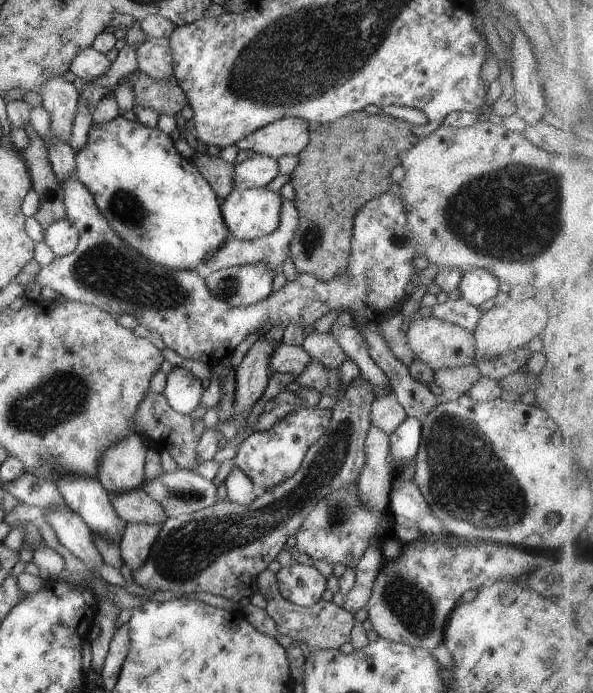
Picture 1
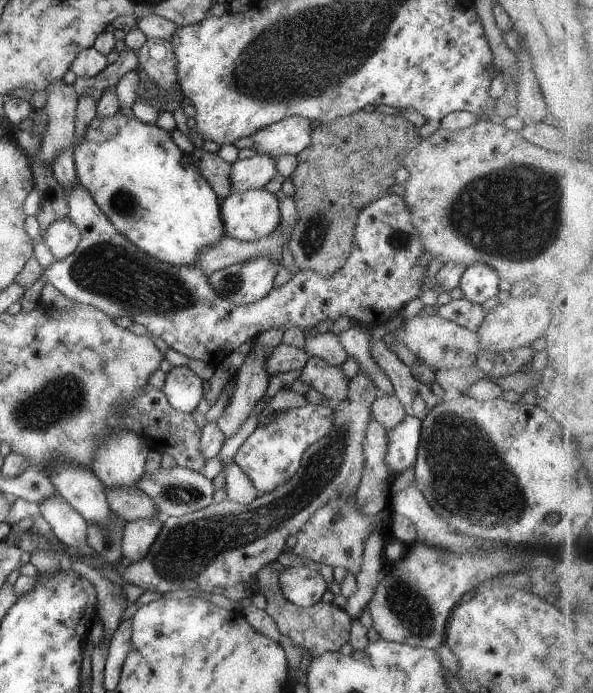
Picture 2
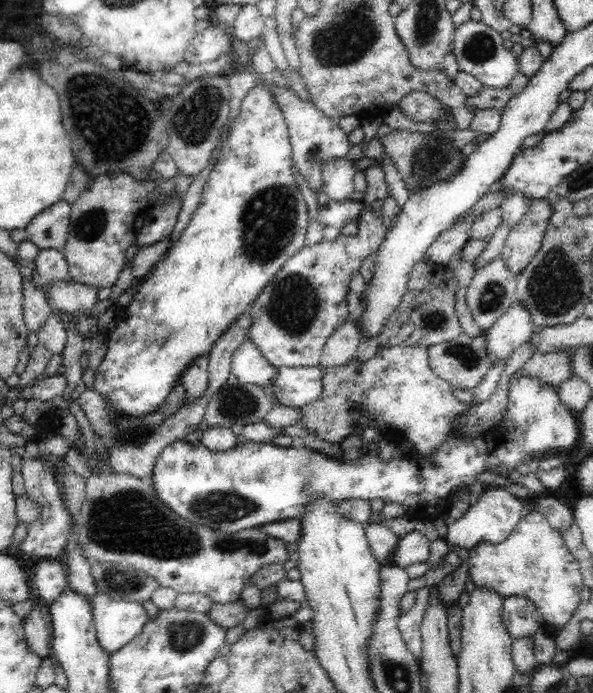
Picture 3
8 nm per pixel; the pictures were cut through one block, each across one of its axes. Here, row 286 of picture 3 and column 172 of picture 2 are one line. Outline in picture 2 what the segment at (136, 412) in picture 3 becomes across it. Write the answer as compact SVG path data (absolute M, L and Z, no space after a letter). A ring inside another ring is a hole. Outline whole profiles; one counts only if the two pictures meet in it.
M119 110L115 115L109 117L94 117L89 123L84 136L73 144L72 154L74 159L75 173L78 184L82 185L100 207L100 210L109 218L109 221L126 237L133 245L143 250L148 257L157 261L165 262L172 266L195 265L196 258L200 251L207 246L218 242L220 238L226 236L220 214L220 197L208 184L208 181L198 172L196 165L191 159L191 155L182 152L174 143L171 133L155 124L147 124L137 117L128 117Z

